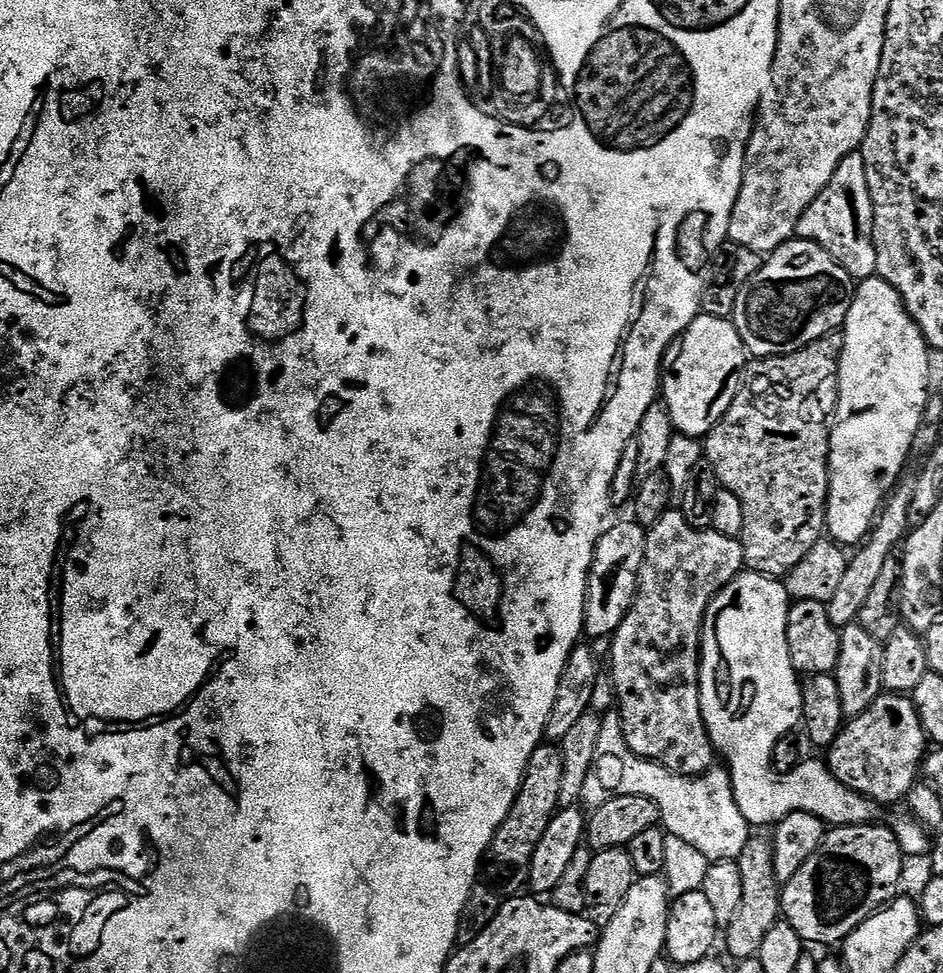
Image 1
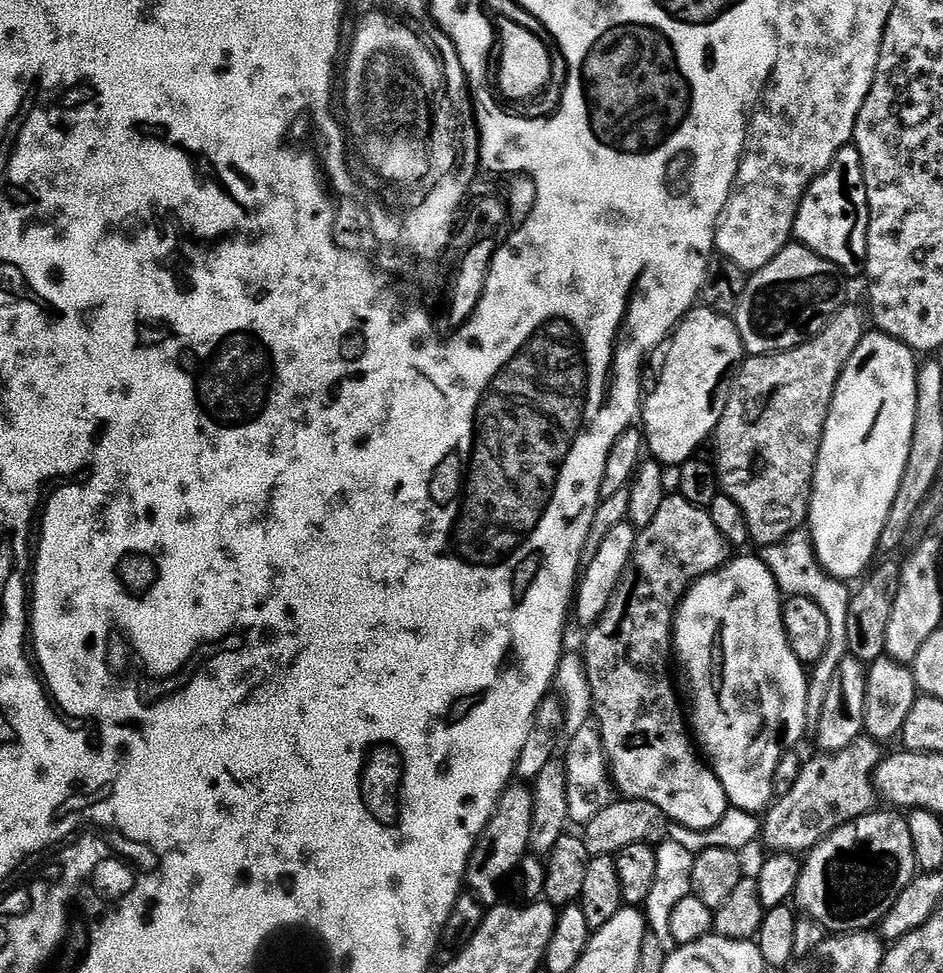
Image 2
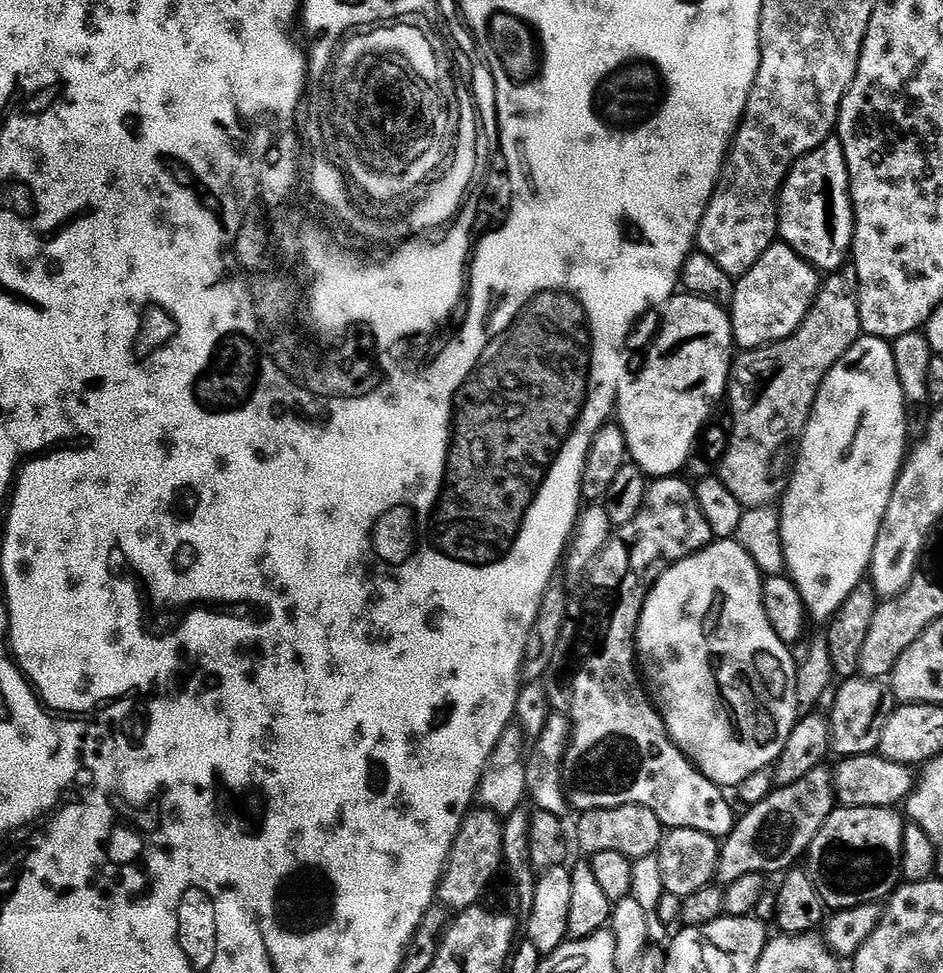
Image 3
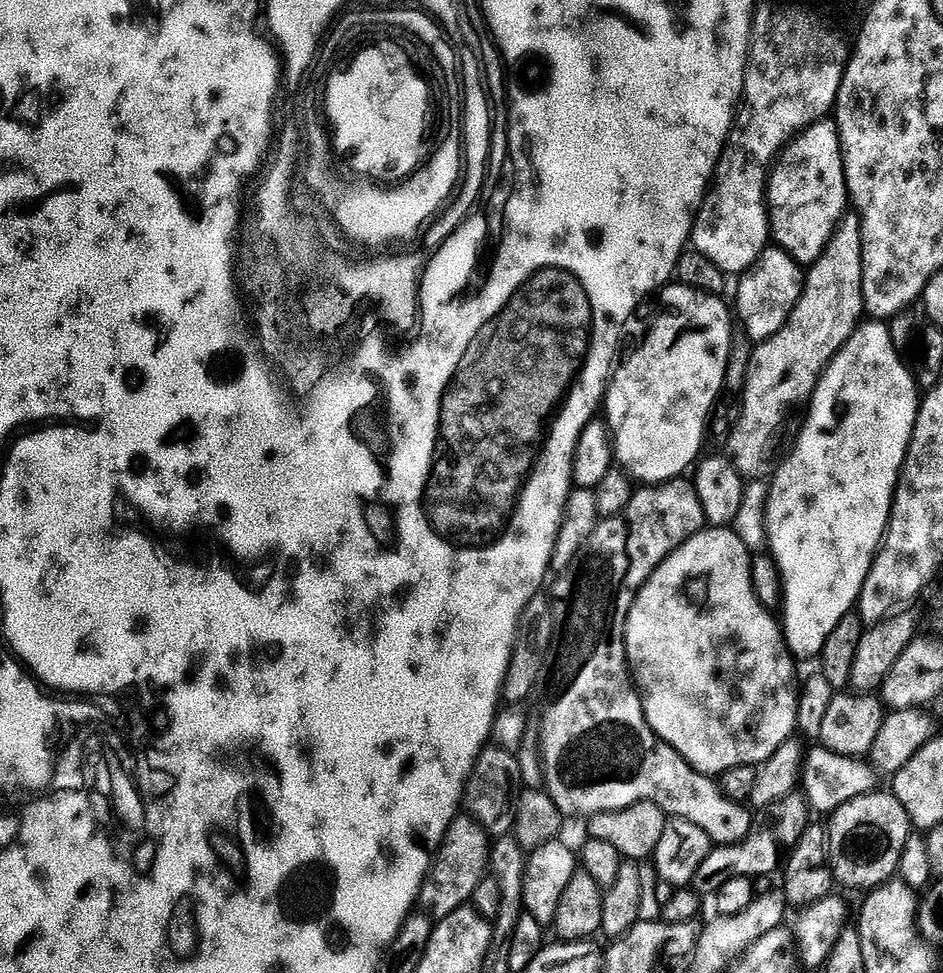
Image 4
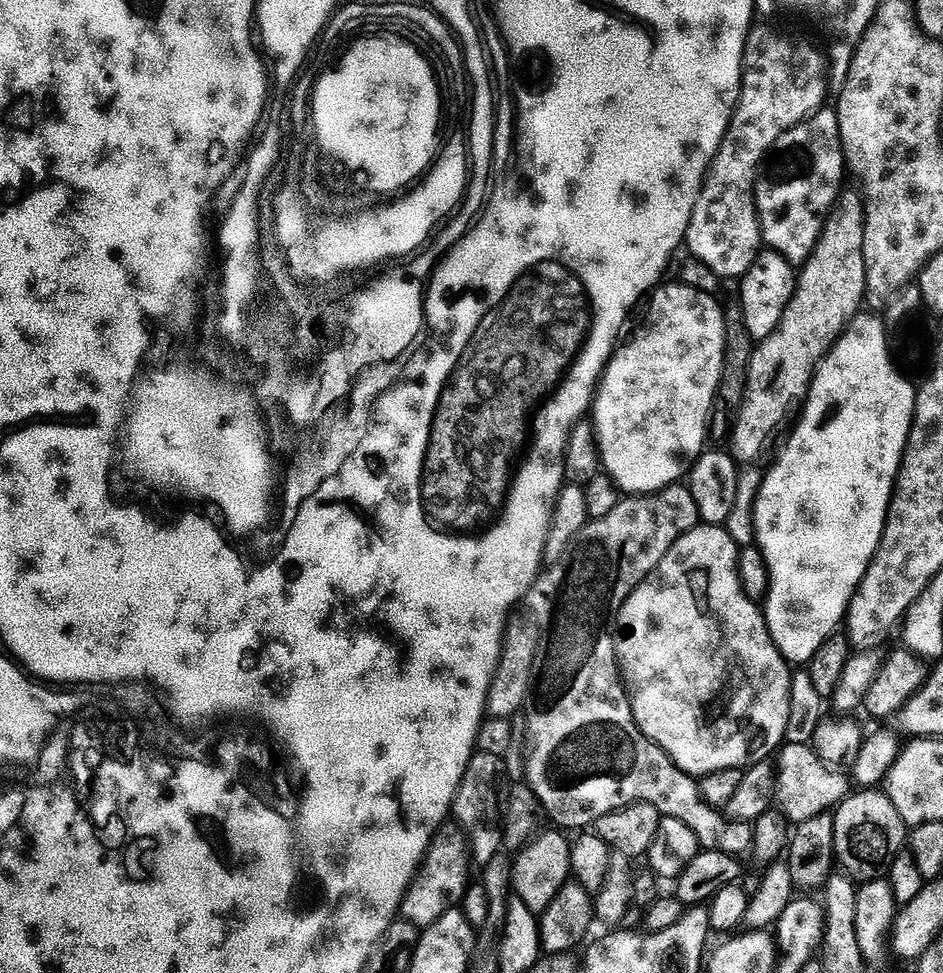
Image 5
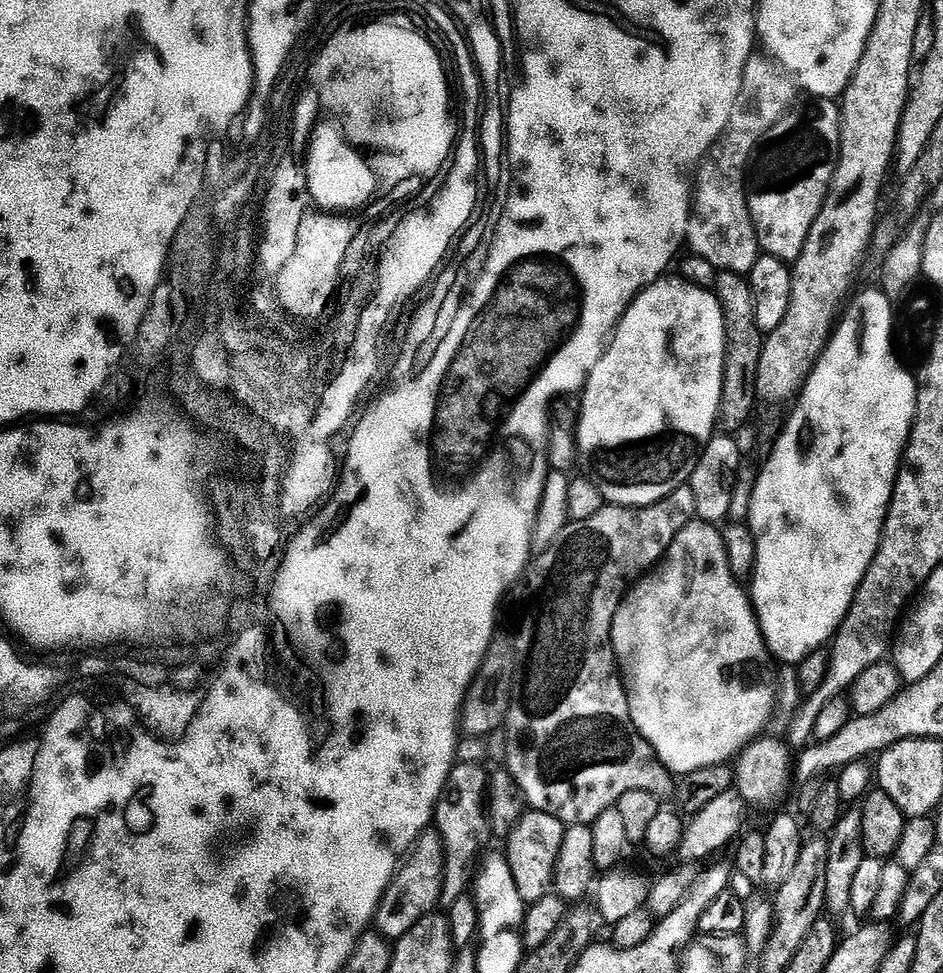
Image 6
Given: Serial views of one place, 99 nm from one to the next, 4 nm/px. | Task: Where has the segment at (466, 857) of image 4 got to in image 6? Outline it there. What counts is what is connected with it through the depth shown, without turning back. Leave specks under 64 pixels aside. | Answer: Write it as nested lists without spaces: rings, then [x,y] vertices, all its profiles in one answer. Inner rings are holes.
[[[425,830],[380,899],[380,909],[376,911],[374,921],[380,935],[387,936],[389,941],[395,942],[407,934],[424,916],[433,915],[437,911],[436,903],[441,903],[444,894],[445,861],[444,840],[440,833]]]

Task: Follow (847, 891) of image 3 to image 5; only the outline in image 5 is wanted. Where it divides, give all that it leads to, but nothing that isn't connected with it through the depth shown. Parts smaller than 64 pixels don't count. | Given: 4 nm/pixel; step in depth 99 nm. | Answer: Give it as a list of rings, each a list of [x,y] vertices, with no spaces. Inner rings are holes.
[[[853,791],[840,801],[834,815],[836,851],[844,851],[843,863],[857,881],[877,879],[905,847],[906,825],[894,802],[890,802],[887,791]],[[882,870],[883,872],[880,872]]]

